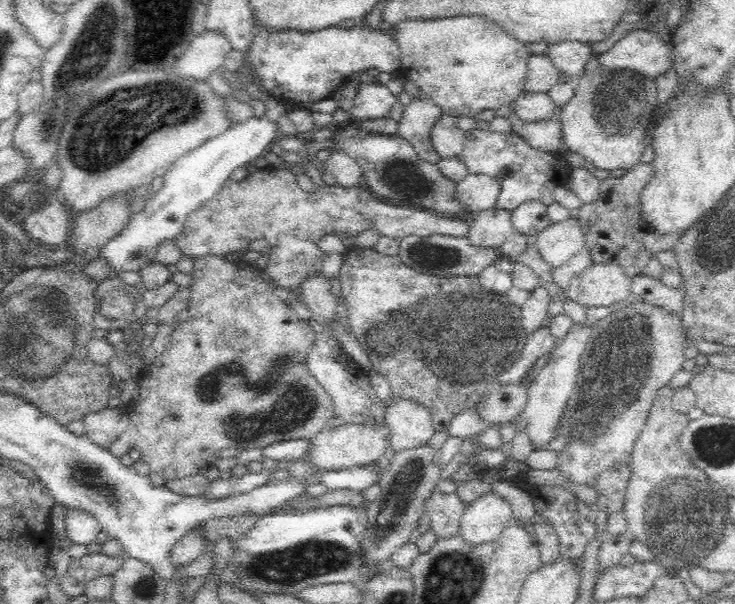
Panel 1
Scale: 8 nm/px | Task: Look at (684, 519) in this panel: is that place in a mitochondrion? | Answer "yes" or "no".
yes

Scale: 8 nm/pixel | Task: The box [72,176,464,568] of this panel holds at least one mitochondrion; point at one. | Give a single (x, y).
(283, 405)

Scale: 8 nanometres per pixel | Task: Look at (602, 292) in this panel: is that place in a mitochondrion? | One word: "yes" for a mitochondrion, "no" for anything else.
no

